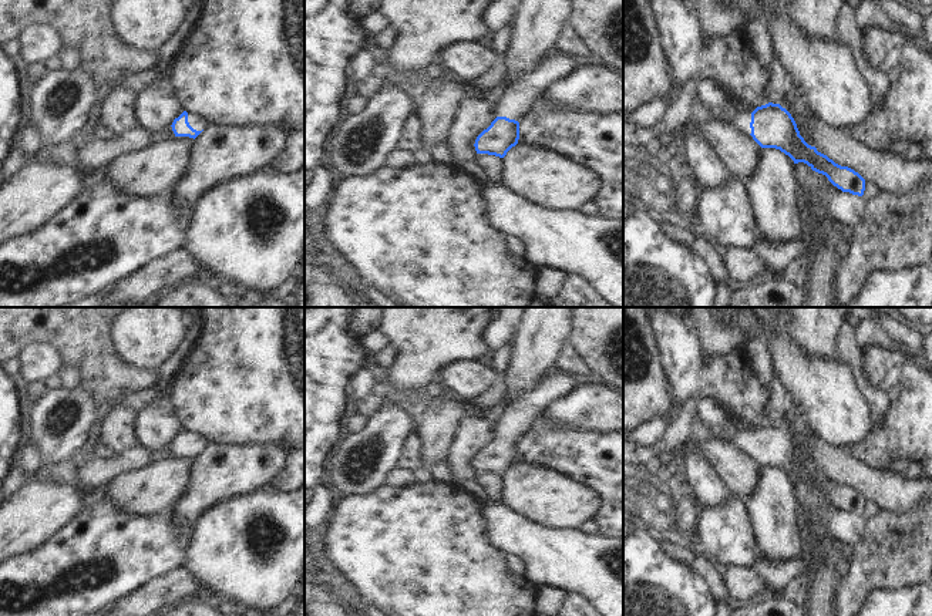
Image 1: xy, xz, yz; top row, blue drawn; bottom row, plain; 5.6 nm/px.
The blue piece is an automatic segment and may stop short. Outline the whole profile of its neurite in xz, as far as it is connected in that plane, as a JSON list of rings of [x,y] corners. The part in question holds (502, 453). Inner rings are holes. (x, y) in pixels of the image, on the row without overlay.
[[[554,373],[531,394],[508,405],[497,417],[497,437],[475,458],[477,472],[504,477],[518,462],[519,441],[528,435],[525,428],[544,415],[555,401],[573,394],[579,383],[566,373]]]

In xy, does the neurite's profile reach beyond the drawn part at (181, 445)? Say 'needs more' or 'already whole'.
needs more

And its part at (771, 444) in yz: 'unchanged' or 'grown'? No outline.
grown

